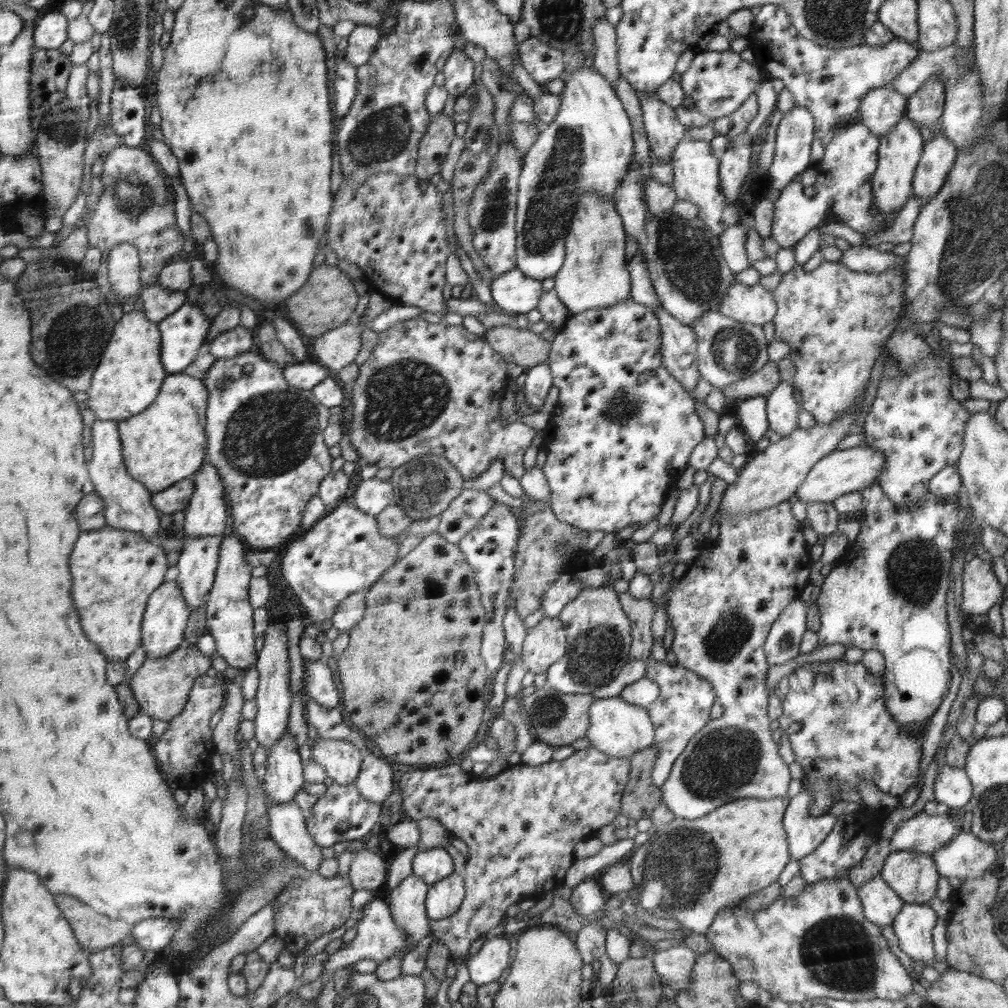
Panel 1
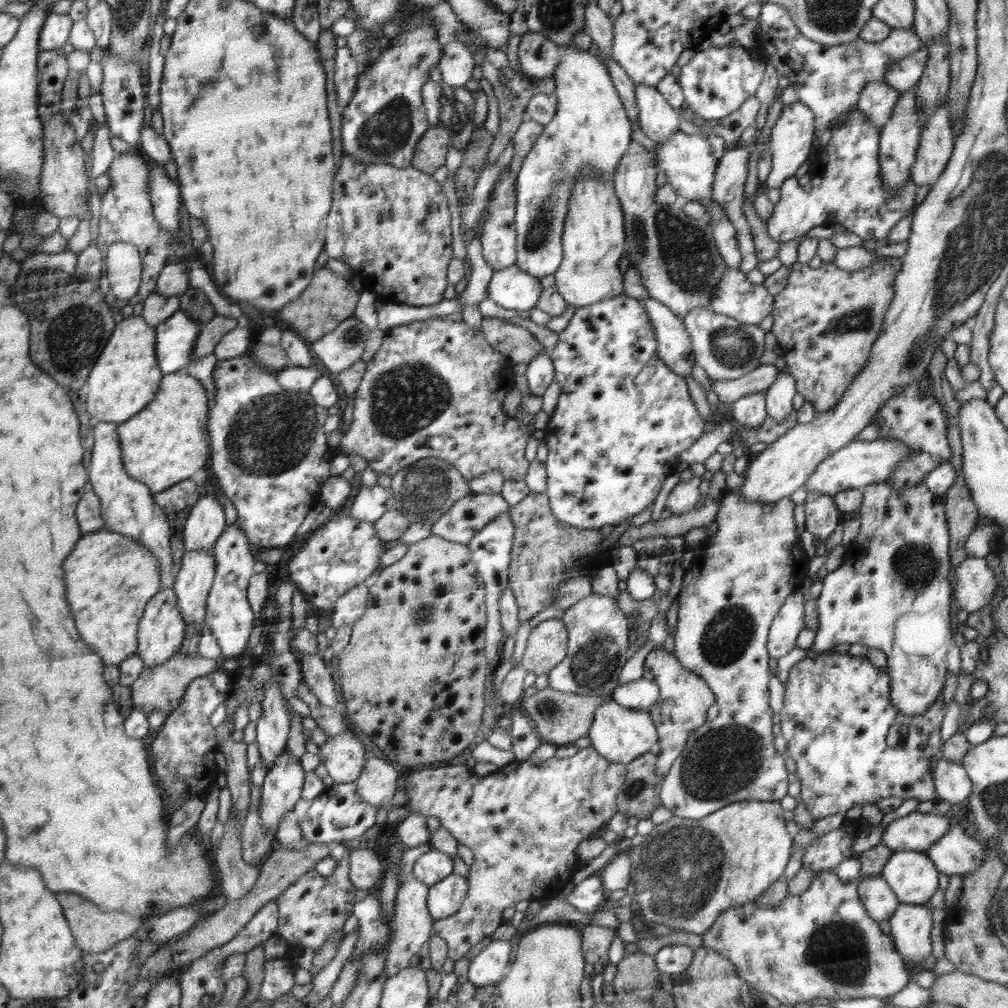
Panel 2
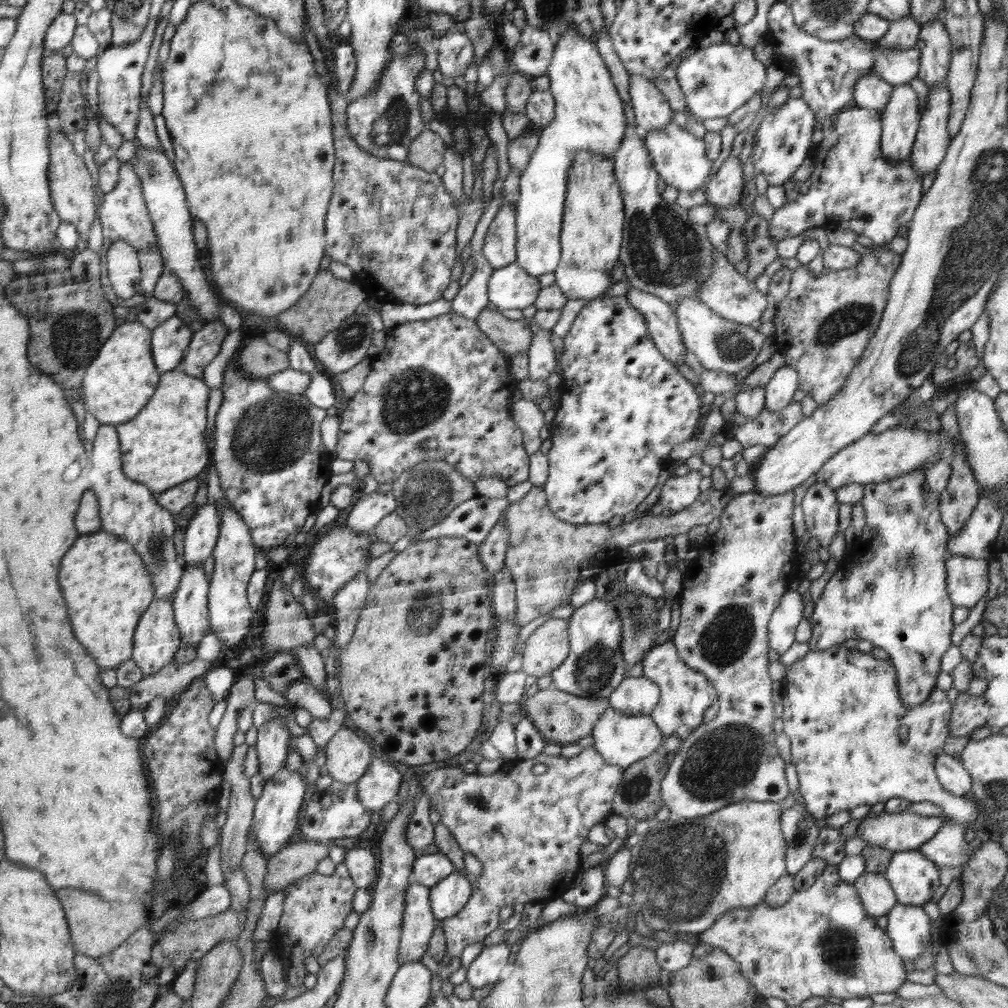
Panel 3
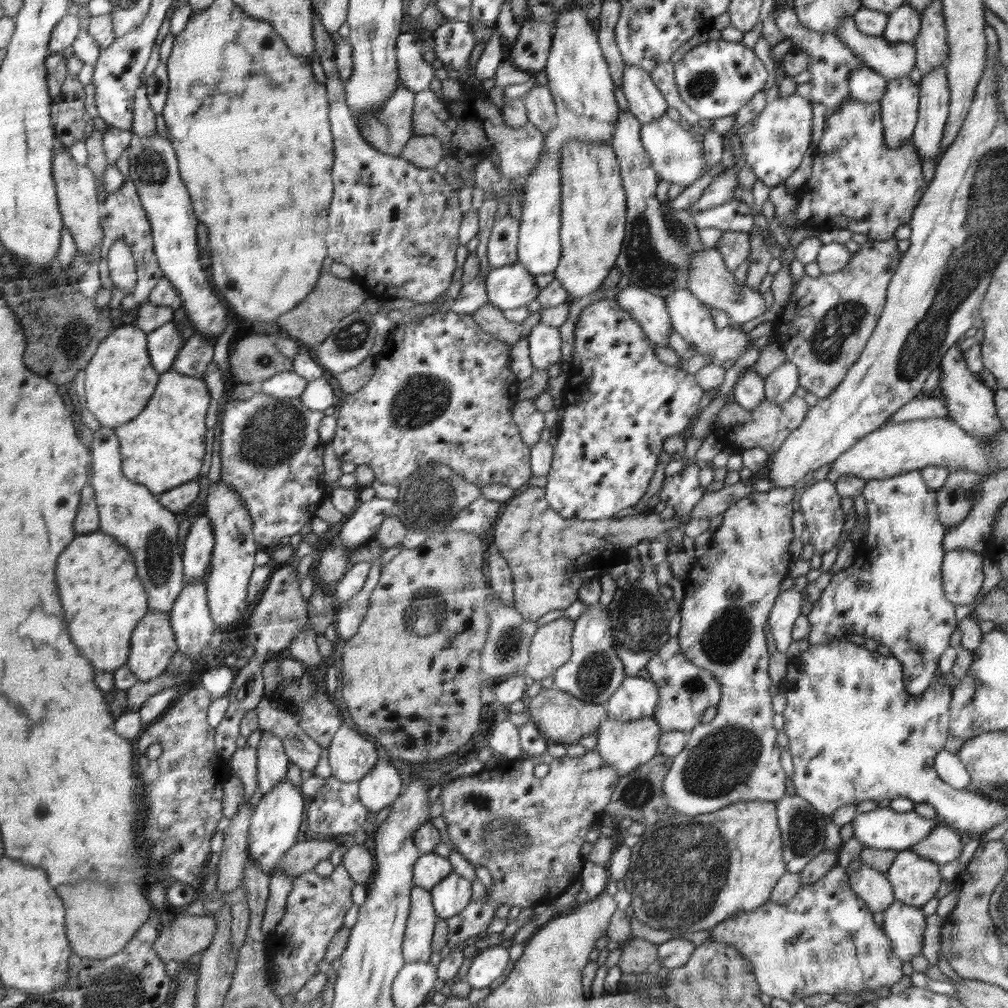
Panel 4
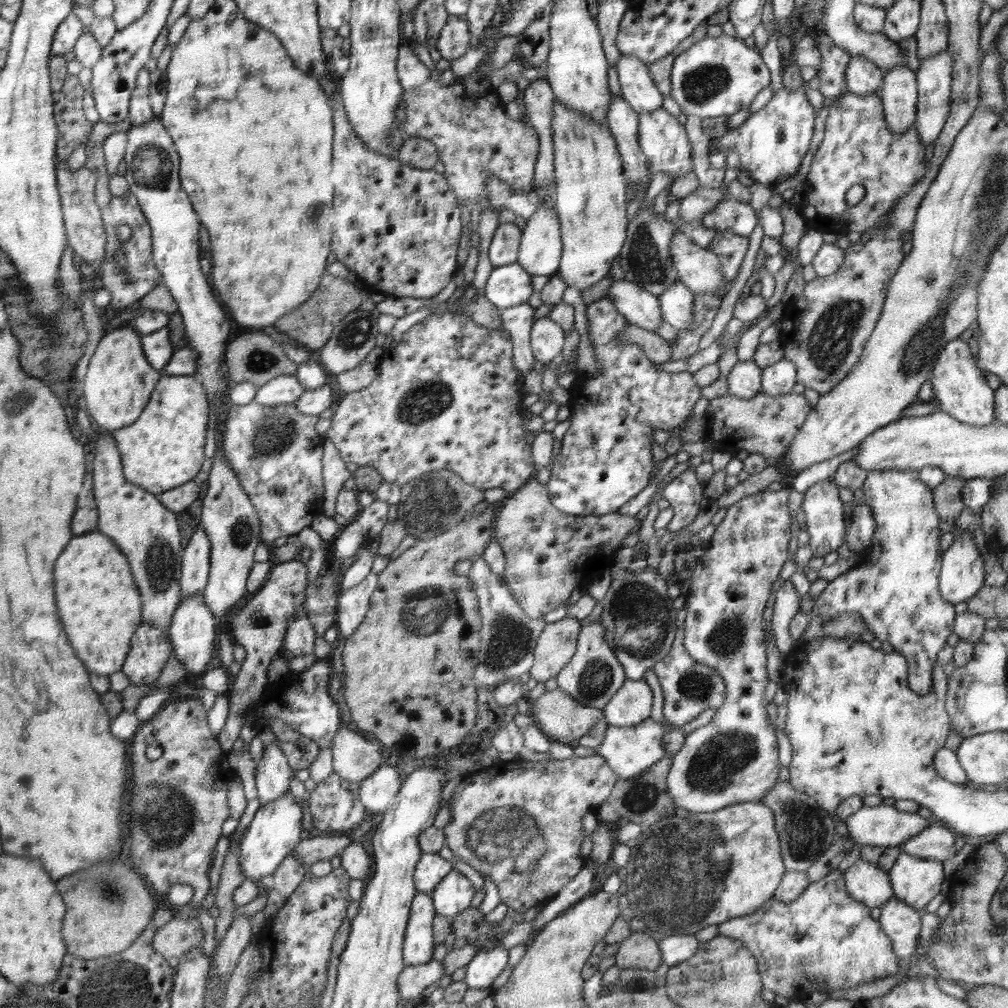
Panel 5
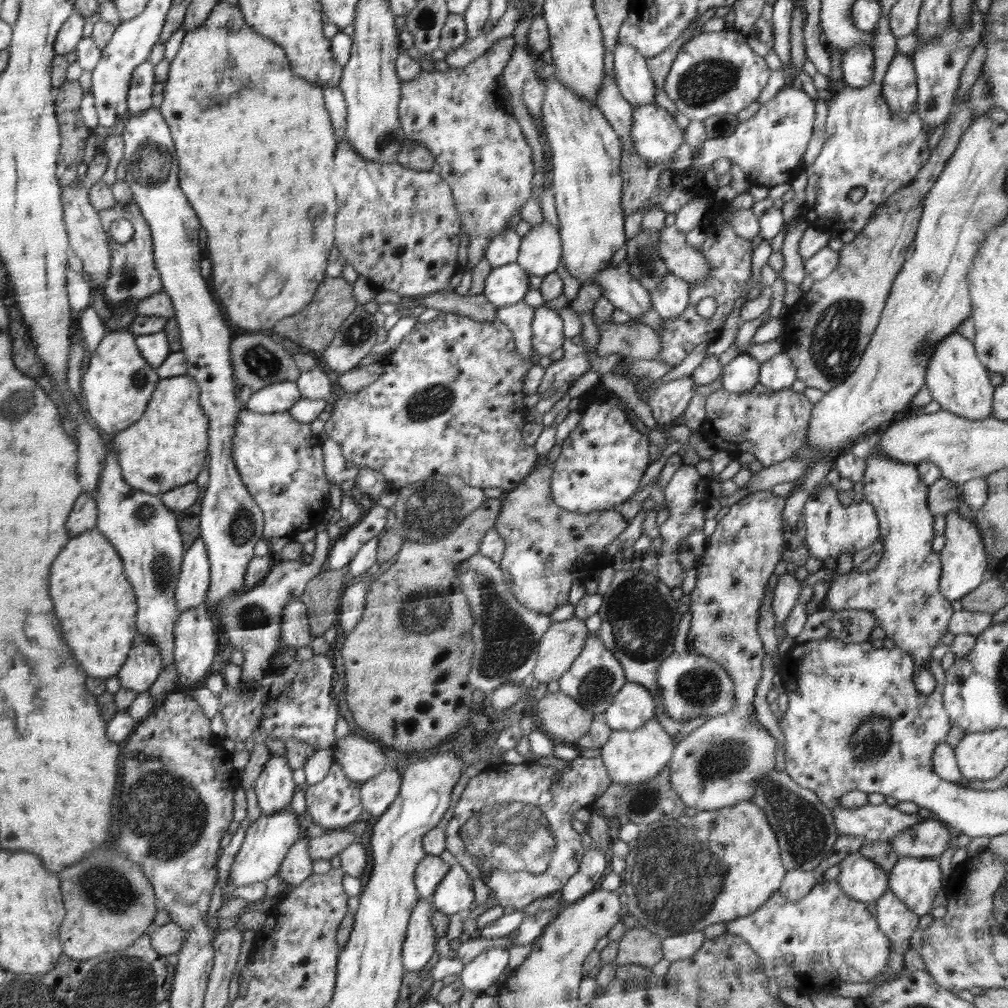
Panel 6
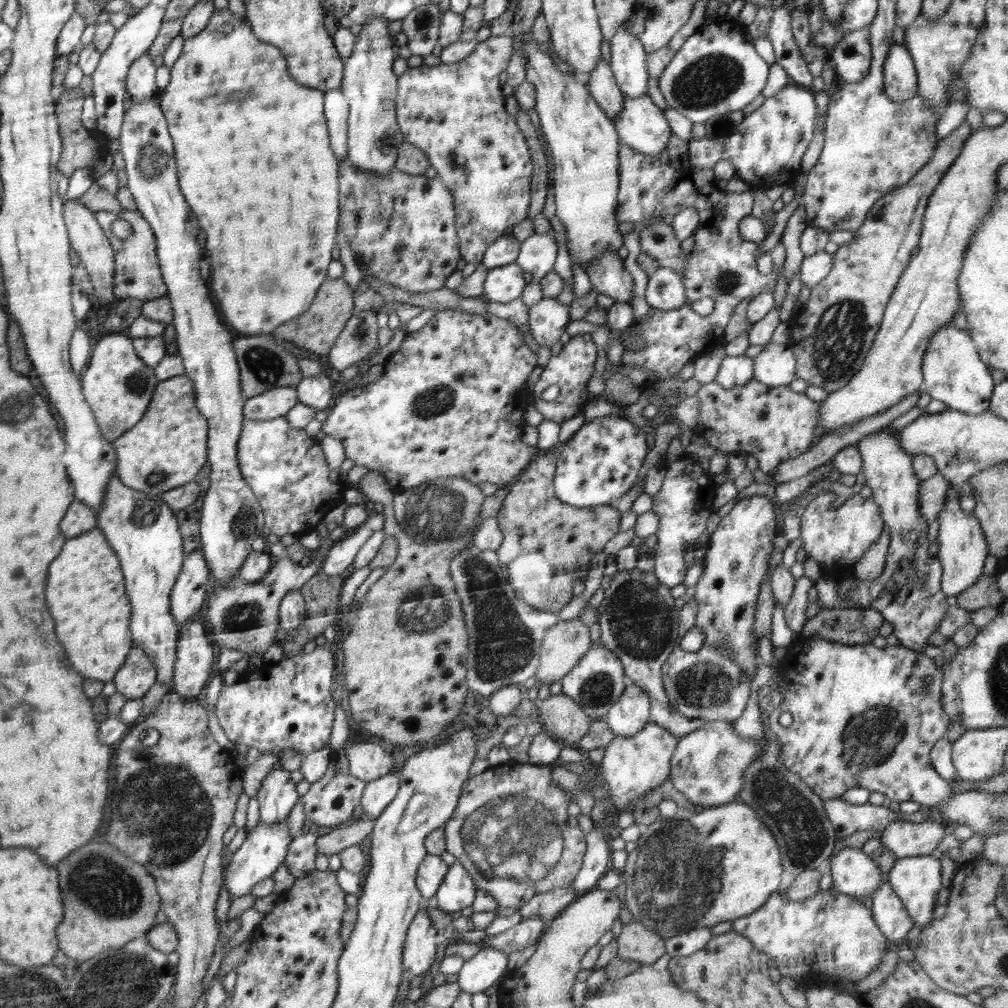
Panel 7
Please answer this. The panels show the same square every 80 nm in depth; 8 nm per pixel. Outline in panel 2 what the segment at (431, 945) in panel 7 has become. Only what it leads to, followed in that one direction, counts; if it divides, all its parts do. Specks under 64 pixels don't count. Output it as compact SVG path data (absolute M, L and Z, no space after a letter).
M409 876L406 878L397 890L397 898L395 902L396 914L393 918L393 938L387 946L385 964L385 973L388 978L393 977L396 973L401 972L408 967L408 960L420 950L420 946L428 940L433 938L433 915L429 913L428 907L429 886Z

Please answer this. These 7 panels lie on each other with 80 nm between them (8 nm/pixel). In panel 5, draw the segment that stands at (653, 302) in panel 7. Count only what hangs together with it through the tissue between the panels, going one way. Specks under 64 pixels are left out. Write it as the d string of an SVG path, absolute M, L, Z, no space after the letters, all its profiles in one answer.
M681 280L670 286L658 296L663 320L678 331L693 328L695 295Z

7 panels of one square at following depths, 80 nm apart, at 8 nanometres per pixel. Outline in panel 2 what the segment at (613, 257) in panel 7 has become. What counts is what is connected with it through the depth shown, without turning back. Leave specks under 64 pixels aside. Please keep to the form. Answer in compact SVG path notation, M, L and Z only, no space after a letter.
M648 296L639 301L655 328L658 354L664 364L676 375L690 377L695 356L690 333L683 320L655 298Z

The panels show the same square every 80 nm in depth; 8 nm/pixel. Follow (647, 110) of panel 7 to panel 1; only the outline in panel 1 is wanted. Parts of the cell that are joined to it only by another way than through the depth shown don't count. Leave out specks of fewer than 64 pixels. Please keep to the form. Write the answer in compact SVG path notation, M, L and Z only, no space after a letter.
M688 136L682 138L668 161L674 168L672 188L677 198L695 204L699 208L697 218L718 238L729 226L740 224L741 217L746 216L741 209L727 201L718 176L719 163L720 160L713 153L710 143L693 140Z

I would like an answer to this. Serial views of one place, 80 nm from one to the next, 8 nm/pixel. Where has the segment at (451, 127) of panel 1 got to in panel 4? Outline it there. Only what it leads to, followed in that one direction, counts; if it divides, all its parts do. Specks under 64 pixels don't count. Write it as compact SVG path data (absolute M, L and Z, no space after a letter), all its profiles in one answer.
M413 136L399 155L413 166L435 169L444 159L440 140L434 136Z

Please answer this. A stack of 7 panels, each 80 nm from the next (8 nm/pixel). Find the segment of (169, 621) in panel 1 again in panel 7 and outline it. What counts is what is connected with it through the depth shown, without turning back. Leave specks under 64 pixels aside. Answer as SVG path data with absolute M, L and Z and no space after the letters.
M133 648L120 672L113 678L116 693L126 698L140 699L157 682L157 667L144 651Z

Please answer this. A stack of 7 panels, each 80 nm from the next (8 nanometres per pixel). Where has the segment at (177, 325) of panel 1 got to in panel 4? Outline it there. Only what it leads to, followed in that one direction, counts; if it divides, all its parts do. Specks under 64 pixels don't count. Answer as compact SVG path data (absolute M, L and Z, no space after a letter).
M170 321L167 324L148 333L148 349L153 366L159 375L167 372L174 364L178 351L185 344L182 334L176 329L176 323Z

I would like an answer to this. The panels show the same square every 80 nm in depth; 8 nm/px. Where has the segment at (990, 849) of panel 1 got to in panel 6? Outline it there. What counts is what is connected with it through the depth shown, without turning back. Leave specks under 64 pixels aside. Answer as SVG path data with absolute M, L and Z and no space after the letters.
M930 817L893 836L889 843L899 858L938 859L952 846L950 840L953 834L947 825L936 820L935 817Z

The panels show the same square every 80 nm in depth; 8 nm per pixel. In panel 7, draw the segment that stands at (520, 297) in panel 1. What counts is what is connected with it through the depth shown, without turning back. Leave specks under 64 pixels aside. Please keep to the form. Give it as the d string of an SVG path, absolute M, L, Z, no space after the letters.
M510 263L487 272L483 295L492 302L506 303L522 294L522 286L526 286L522 278L522 267Z

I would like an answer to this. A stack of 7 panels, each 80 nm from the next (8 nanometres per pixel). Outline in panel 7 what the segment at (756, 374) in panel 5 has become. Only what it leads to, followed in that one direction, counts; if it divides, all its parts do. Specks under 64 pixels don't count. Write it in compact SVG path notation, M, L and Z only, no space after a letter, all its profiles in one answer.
M746 355L725 356L716 374L715 382L728 390L744 386L754 379L754 361Z

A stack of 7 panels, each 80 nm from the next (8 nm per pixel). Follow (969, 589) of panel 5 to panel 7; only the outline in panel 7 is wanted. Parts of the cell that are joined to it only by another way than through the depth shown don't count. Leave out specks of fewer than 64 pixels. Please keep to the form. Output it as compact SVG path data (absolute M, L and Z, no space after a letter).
M951 485L947 492L946 504L937 516L940 530L937 541L939 549L936 557L941 562L943 571L941 577L941 592L946 596L958 596L964 590L970 589L976 580L983 575L984 560L988 554L986 539L979 520L972 514L964 513L960 507L958 490Z

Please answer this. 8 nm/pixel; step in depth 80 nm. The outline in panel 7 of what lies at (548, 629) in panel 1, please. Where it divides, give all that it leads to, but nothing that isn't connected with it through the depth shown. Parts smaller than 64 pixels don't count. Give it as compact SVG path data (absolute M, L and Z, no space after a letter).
M578 619L558 622L550 634L545 634L546 646L541 646L542 670L538 680L551 685L566 677L593 649L589 628Z

